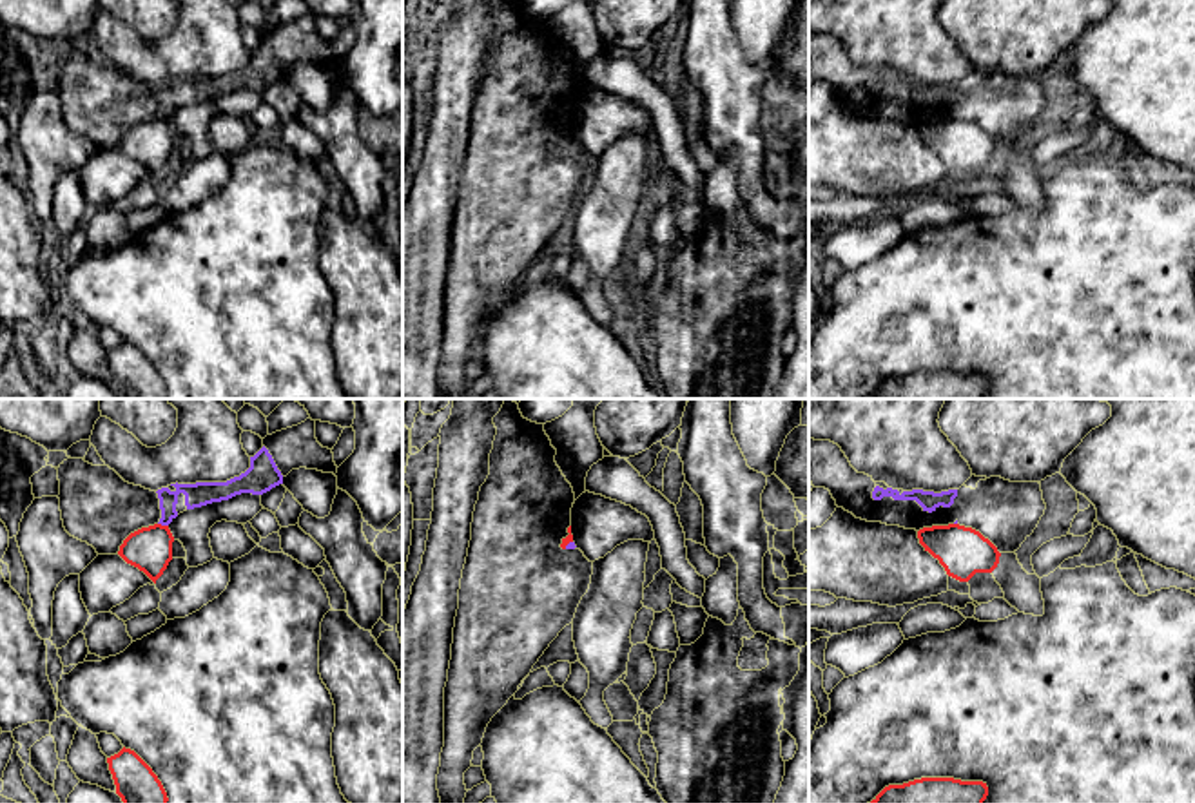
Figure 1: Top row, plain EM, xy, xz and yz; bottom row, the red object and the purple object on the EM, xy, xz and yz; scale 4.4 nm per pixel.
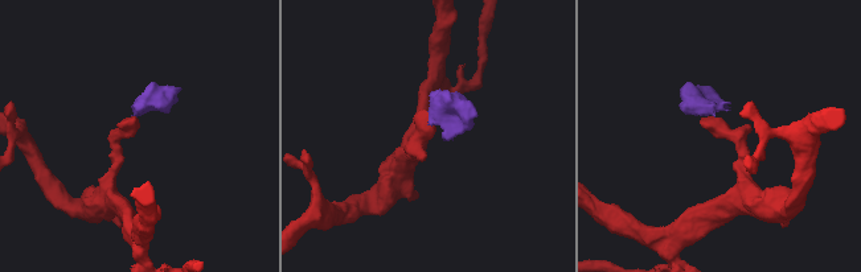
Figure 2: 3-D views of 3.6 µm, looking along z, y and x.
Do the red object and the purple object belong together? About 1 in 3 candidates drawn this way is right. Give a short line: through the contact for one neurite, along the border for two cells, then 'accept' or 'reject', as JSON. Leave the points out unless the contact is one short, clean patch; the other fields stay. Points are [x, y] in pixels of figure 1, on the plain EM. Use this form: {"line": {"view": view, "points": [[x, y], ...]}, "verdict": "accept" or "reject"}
{"line": {"view": "xy", "points": [[158, 116], [167, 120]]}, "verdict": "reject"}

